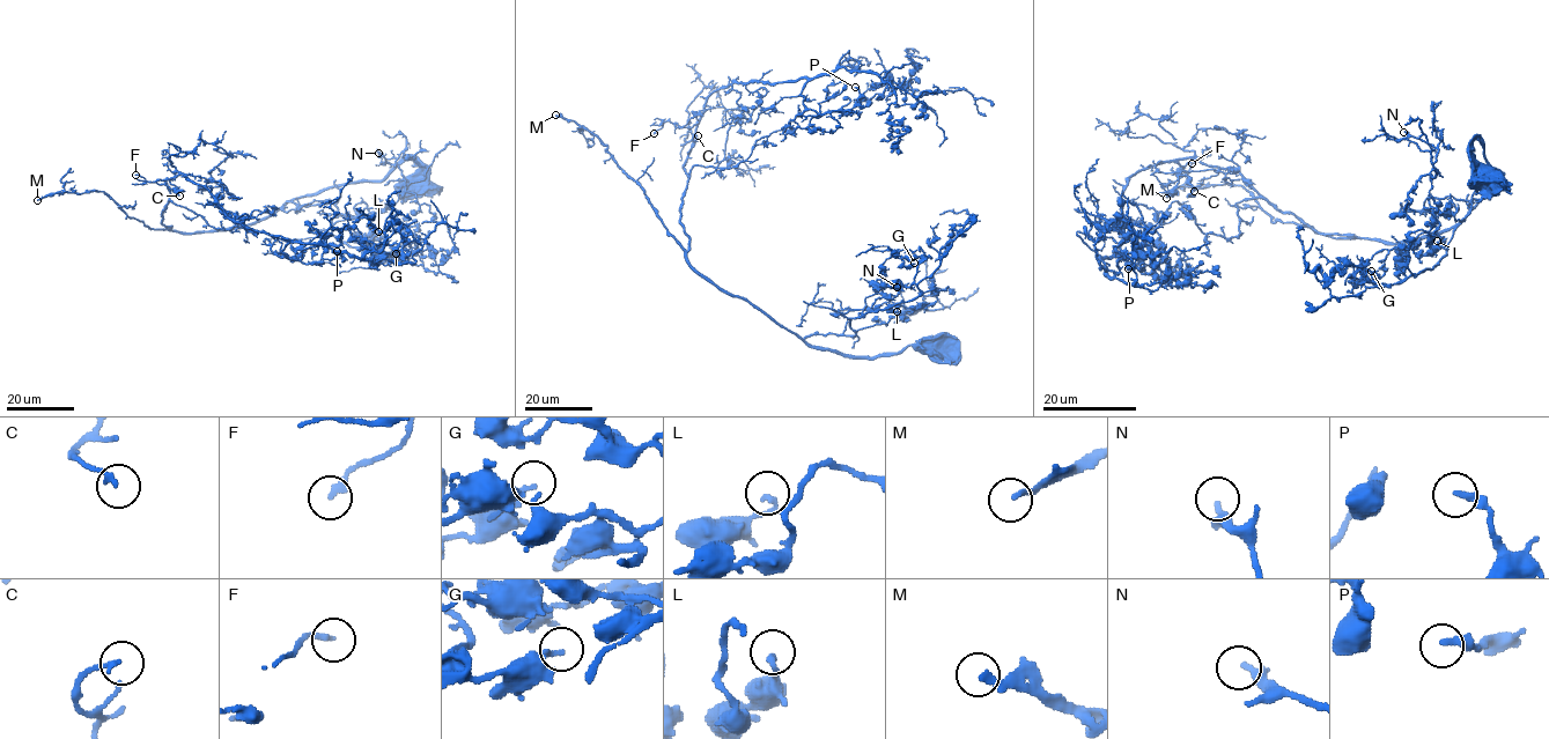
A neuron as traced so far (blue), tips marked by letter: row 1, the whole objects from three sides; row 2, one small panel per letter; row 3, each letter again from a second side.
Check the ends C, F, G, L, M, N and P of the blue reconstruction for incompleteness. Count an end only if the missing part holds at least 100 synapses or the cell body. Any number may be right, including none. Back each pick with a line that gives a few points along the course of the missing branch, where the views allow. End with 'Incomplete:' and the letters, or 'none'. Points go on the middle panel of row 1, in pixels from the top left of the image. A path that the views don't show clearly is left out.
Incomplete: M

